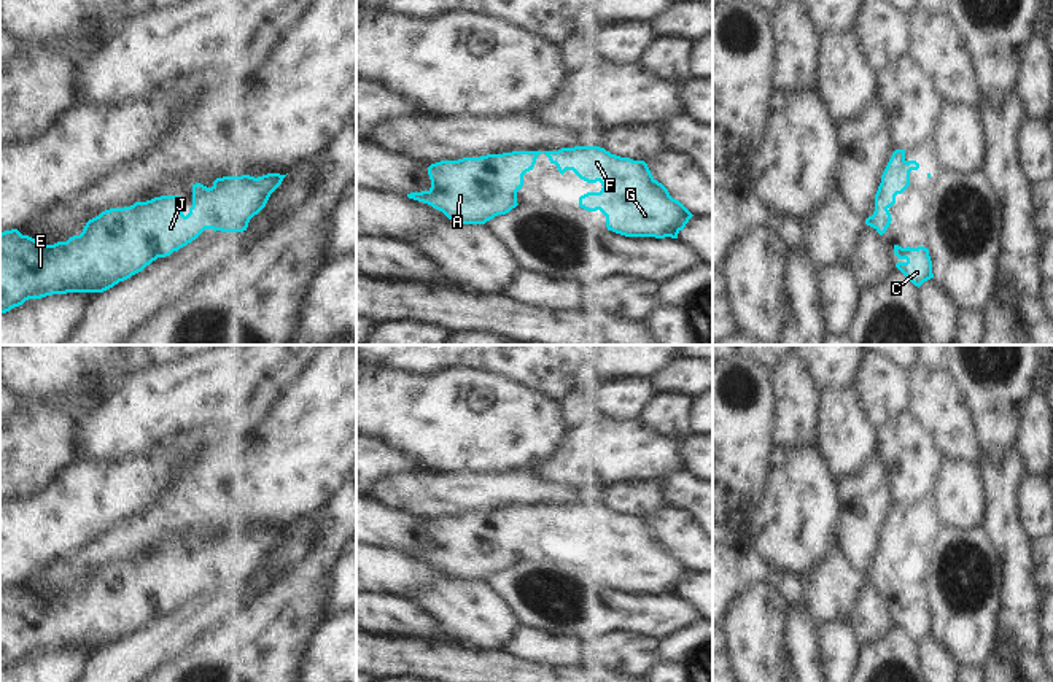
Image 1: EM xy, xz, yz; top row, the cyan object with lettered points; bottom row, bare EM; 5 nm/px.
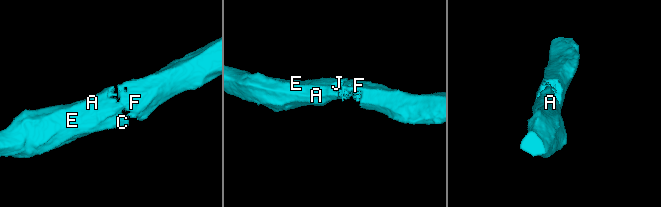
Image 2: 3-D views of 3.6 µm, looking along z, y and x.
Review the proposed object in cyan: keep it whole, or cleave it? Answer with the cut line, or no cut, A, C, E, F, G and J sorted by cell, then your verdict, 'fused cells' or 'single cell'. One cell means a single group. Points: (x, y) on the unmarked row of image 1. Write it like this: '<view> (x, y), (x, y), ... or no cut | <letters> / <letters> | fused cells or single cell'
no cut | A C E F G J | single cell

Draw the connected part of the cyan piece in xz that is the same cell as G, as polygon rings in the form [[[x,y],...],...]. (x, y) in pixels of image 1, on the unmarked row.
[[[600,502],[441,517],[428,523],[431,544],[407,553],[431,561],[455,580],[485,580],[519,561],[523,531],[533,526],[541,509],[561,531],[573,526],[587,539],[601,539],[600,548],[579,553],[579,563],[600,566],[608,587],[625,593],[678,595],[694,572],[652,533],[644,517],[620,513]]]

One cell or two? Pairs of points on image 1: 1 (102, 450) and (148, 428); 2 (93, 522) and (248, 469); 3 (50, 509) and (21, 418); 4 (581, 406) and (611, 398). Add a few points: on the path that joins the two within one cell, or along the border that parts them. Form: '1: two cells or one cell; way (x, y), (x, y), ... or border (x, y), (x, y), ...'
1: one cell; way (113, 439), (124, 428), (137, 428)
2: two cells; border (180, 476), (150, 506), (121, 522)
3: two cells; border (70, 463), (38, 493), (16, 499)
4: two cells; border (598, 391), (598, 401), (605, 415)

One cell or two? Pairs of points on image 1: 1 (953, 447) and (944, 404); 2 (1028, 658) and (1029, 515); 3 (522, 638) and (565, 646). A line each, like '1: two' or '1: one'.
1: one
2: two
3: one

